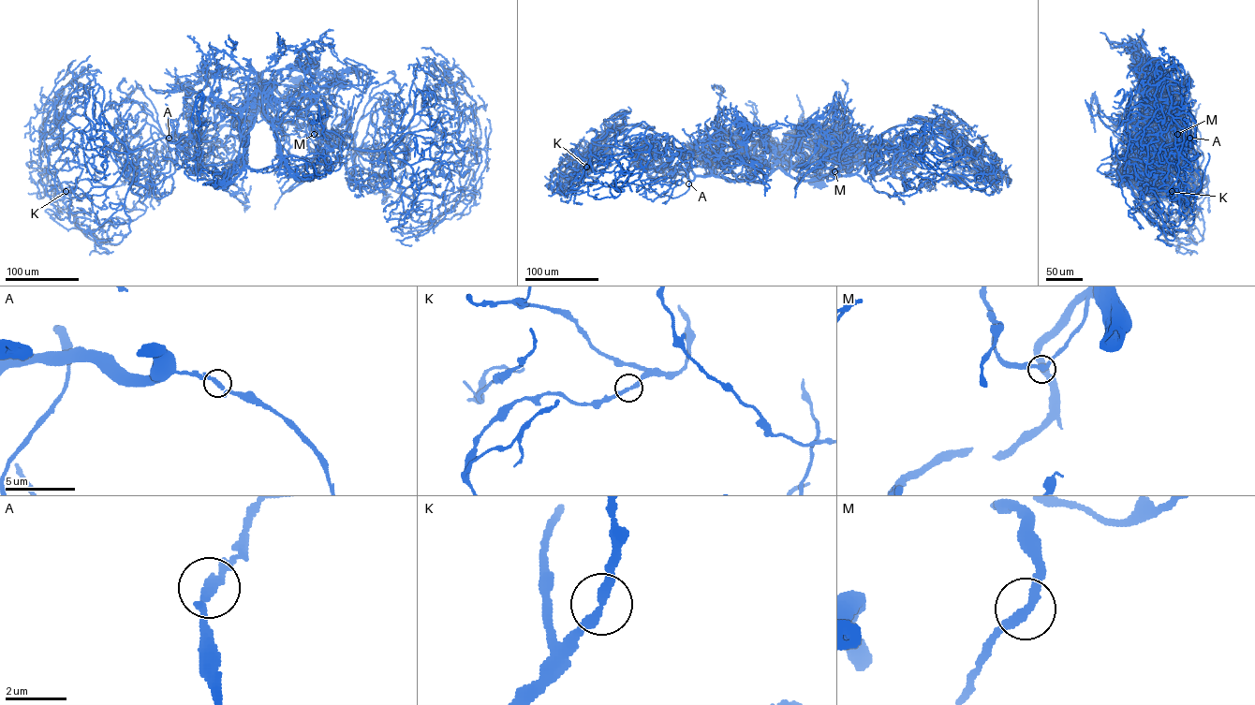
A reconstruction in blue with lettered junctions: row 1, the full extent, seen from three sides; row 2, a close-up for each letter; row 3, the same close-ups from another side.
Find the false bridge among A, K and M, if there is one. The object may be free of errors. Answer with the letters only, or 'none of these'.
none of these

